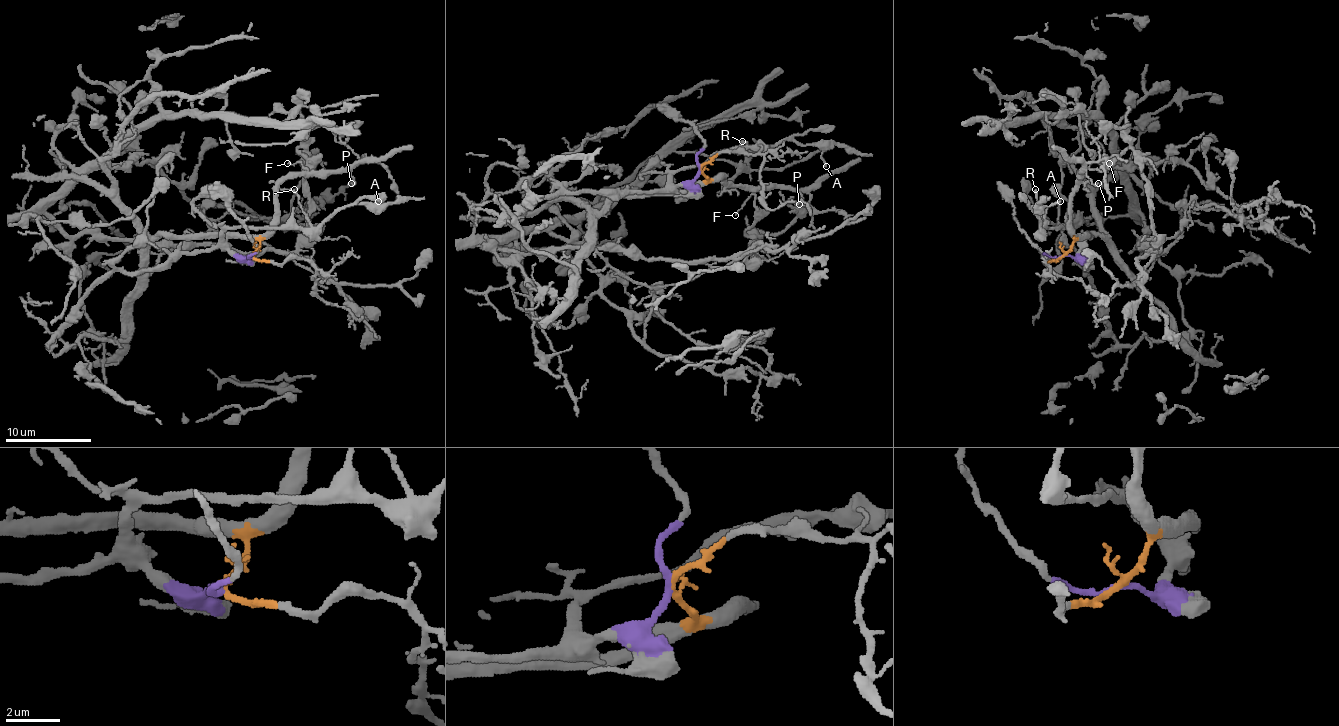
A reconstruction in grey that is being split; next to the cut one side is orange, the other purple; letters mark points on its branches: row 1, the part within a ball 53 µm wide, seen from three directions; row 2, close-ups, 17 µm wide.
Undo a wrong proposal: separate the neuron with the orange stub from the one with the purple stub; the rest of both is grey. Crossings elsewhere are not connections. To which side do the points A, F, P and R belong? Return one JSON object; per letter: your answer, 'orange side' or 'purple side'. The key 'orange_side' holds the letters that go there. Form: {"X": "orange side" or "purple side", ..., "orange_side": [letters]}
{"A": "purple side", "F": "orange side", "P": "orange side", "R": "purple side", "orange_side": ["F", "P"]}

